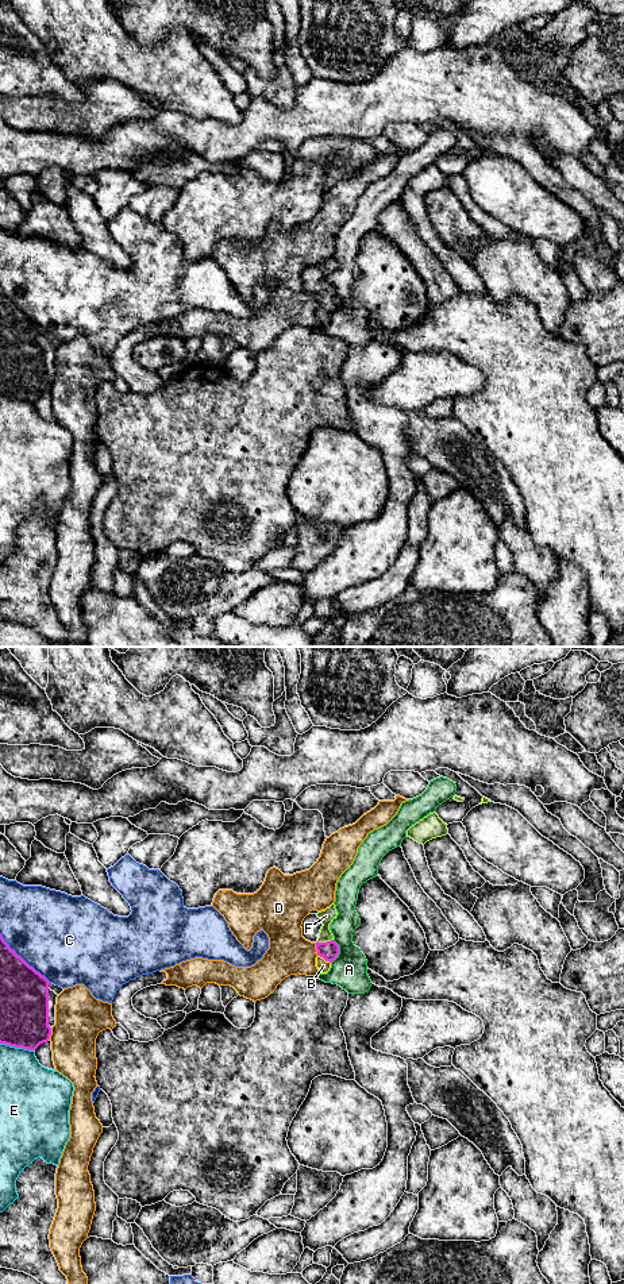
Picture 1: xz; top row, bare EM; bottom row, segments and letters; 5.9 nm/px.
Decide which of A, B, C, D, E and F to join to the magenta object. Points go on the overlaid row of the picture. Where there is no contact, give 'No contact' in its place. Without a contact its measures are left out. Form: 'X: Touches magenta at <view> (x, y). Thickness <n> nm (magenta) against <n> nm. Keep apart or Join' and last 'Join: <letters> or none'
A: Touches magenta at xz (338, 952). Thickness 110 nm (magenta) against 220 nm. Keep apart
B: Touches magenta at xz (324, 959). Thickness 110 nm (magenta) against 70 nm. Keep apart
C: Touches magenta at xz (22, 959). Thickness 280 nm (magenta) against 480 nm. Keep apart
D: Touches magenta at xz (316, 949). Thickness 110 nm (magenta) against 260 nm. Keep apart
E: Touches magenta at xz (16, 1047). Thickness 280 nm (magenta) against 320 nm. Keep apart
F: Touches magenta at xz (324, 943). Thickness 110 nm (magenta) against 80 nm. Join
Join: F

